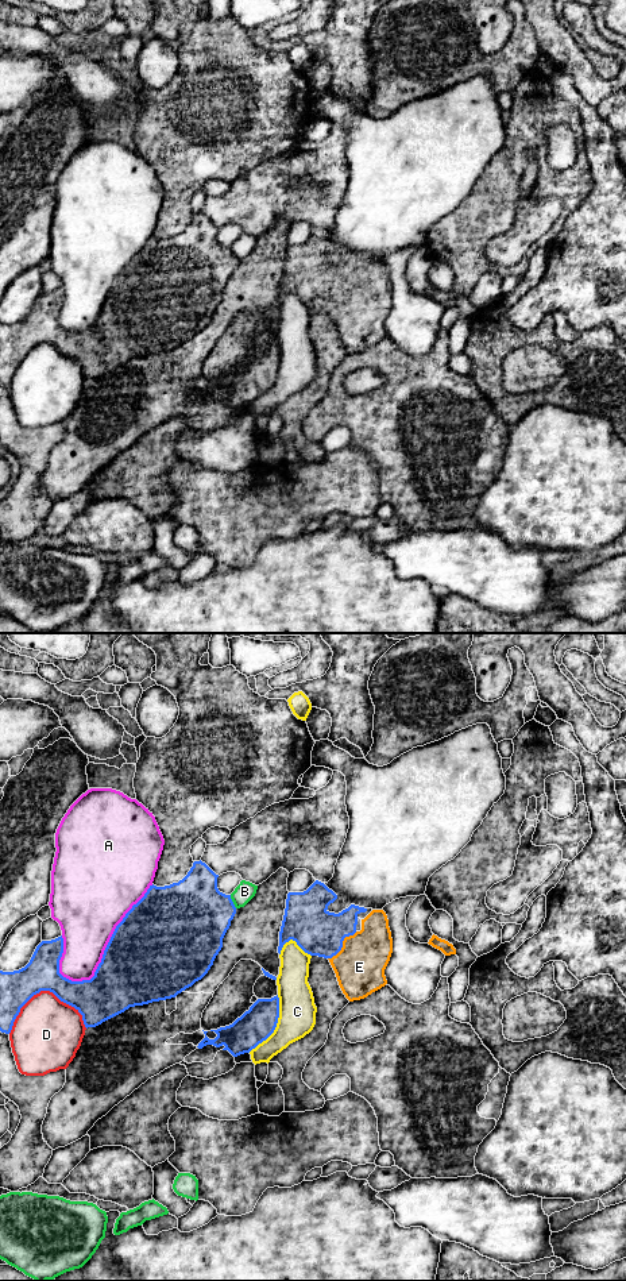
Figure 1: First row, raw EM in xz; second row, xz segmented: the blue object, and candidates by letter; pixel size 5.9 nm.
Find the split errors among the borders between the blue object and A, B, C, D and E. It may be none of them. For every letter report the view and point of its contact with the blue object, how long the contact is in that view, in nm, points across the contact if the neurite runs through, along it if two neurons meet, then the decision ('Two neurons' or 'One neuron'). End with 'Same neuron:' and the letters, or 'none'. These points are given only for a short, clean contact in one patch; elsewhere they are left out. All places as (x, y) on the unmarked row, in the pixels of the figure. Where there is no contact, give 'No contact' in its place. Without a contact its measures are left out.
A: Touches blue at xz (105, 300). Shared border 750 nm. Two neurons
B: Touches blue at xz (232, 254). Shared border 90 nm. Two neurons
C: Touches blue at xz (275, 378). Shared border 380 nm. Two neurons
D: Touches blue at xz (45, 342). Shared border 480 nm. Two neurons
E: Touches blue at xz (342, 296). Shared border 240 nm. Path across: xz (317, 284), (333, 288), (342, 296), (359, 313), (359, 319). One neuron
Same neuron: E

